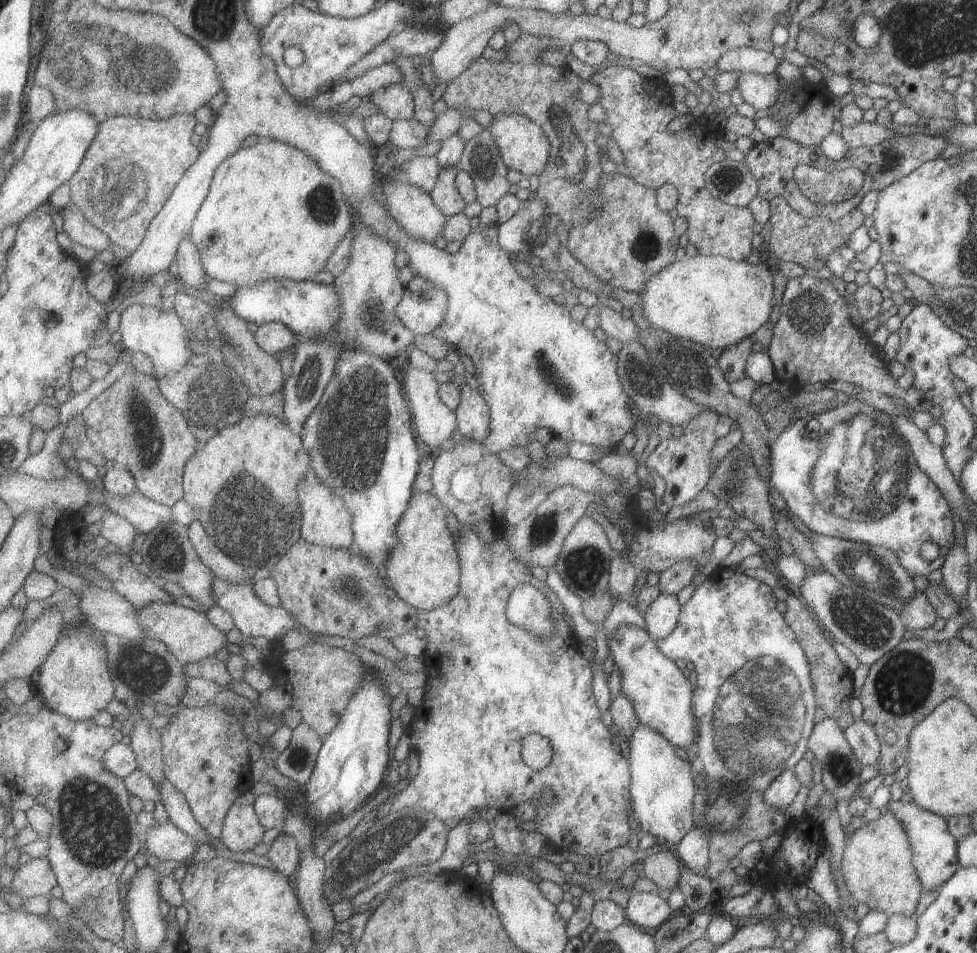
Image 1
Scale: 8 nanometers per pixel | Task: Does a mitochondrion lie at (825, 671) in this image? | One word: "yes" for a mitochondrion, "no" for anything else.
yes

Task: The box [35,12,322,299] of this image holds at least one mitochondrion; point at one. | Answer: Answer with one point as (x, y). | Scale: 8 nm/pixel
(145, 67)

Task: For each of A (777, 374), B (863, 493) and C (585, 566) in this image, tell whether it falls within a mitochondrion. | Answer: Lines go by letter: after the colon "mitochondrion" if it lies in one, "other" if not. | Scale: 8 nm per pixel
A: other
B: mitochondrion
C: mitochondrion

